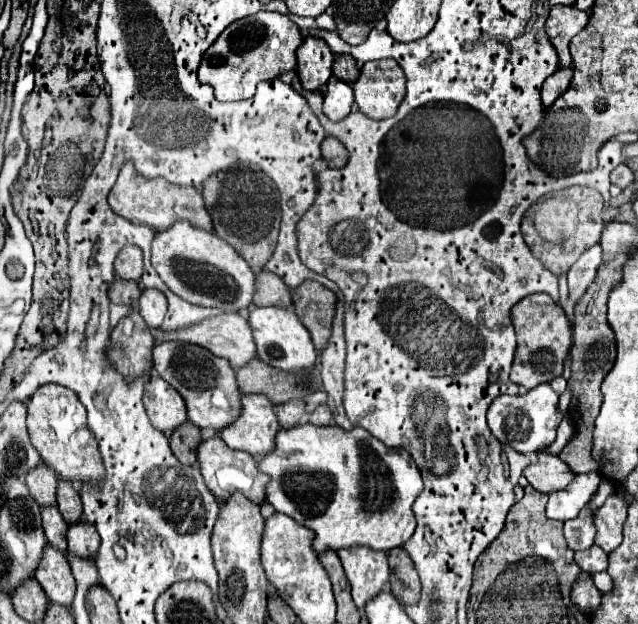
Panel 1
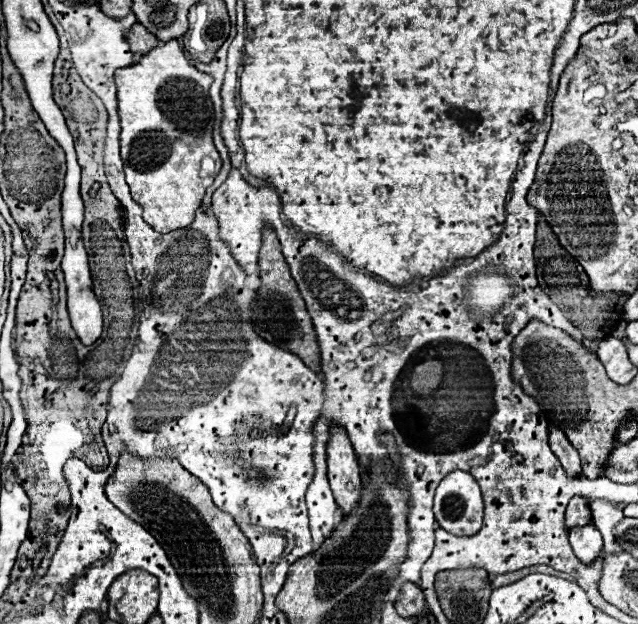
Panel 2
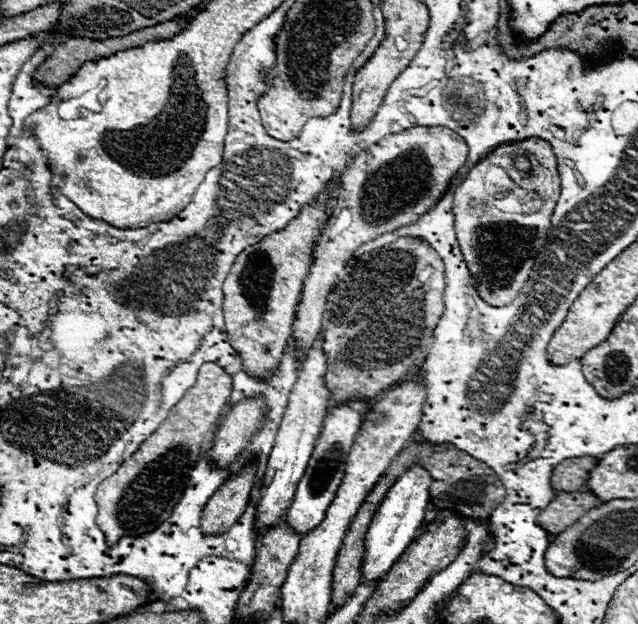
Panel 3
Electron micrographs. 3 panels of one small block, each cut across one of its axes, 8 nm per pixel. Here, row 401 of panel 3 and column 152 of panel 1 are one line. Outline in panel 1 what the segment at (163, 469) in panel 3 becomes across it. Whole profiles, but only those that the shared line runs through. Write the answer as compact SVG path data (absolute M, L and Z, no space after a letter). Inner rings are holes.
M128 162L120 170L120 176L118 176L118 180L116 180L116 184L108 196L108 202L110 202L112 210L116 214L120 214L122 218L126 218L130 222L146 224L146 226L154 228L156 232L168 230L178 220L188 220L192 226L196 226L200 230L214 232L214 224L212 224L212 218L204 206L204 198L196 188L190 188L190 186L182 188L182 186L170 184L162 178L146 180L136 172L132 162Z

